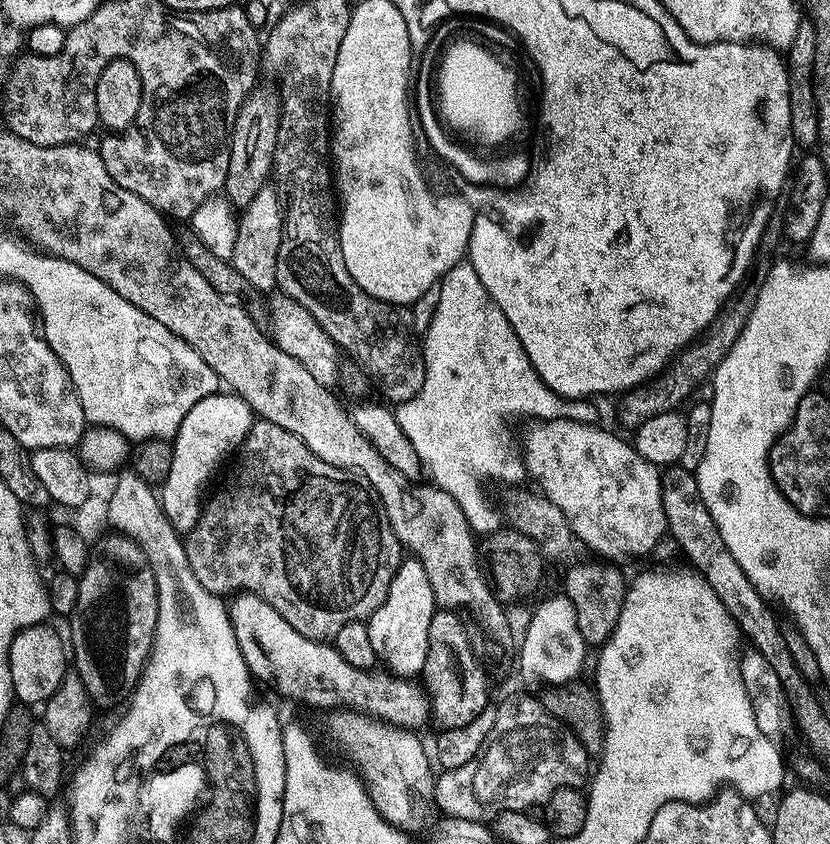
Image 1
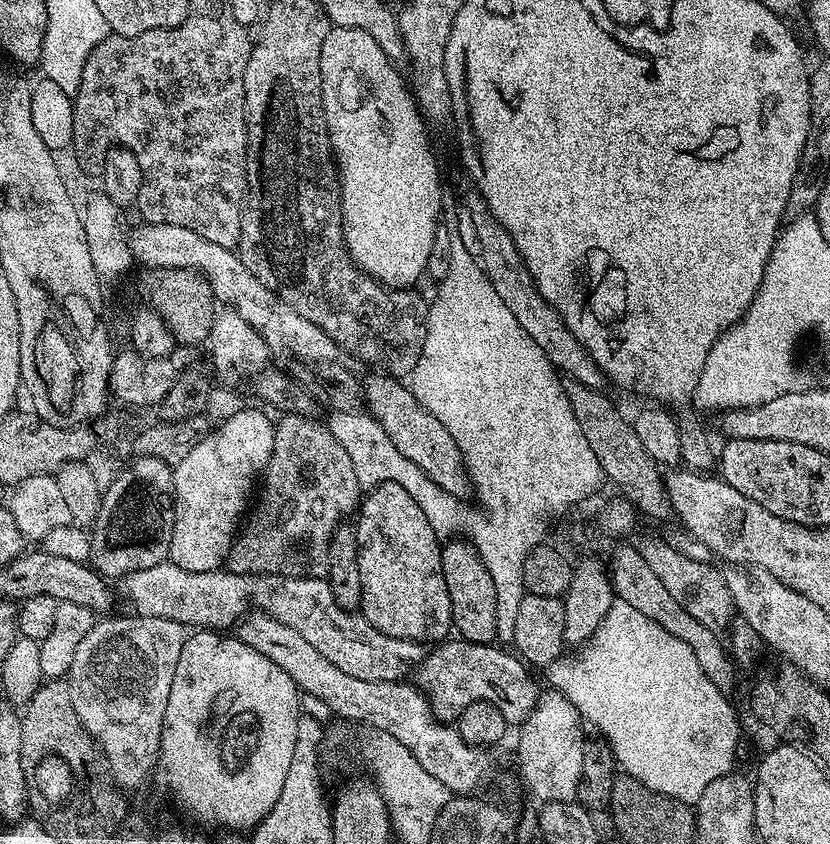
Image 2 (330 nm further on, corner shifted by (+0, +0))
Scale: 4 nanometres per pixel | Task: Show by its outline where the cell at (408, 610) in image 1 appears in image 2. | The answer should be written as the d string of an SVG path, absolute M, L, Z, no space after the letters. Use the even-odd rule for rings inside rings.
M386 482L373 489L361 499L354 520L360 547L358 574L362 580L359 611L382 634L394 639L443 641L454 625L446 578L442 578L441 541L426 522L422 506L402 486Z

